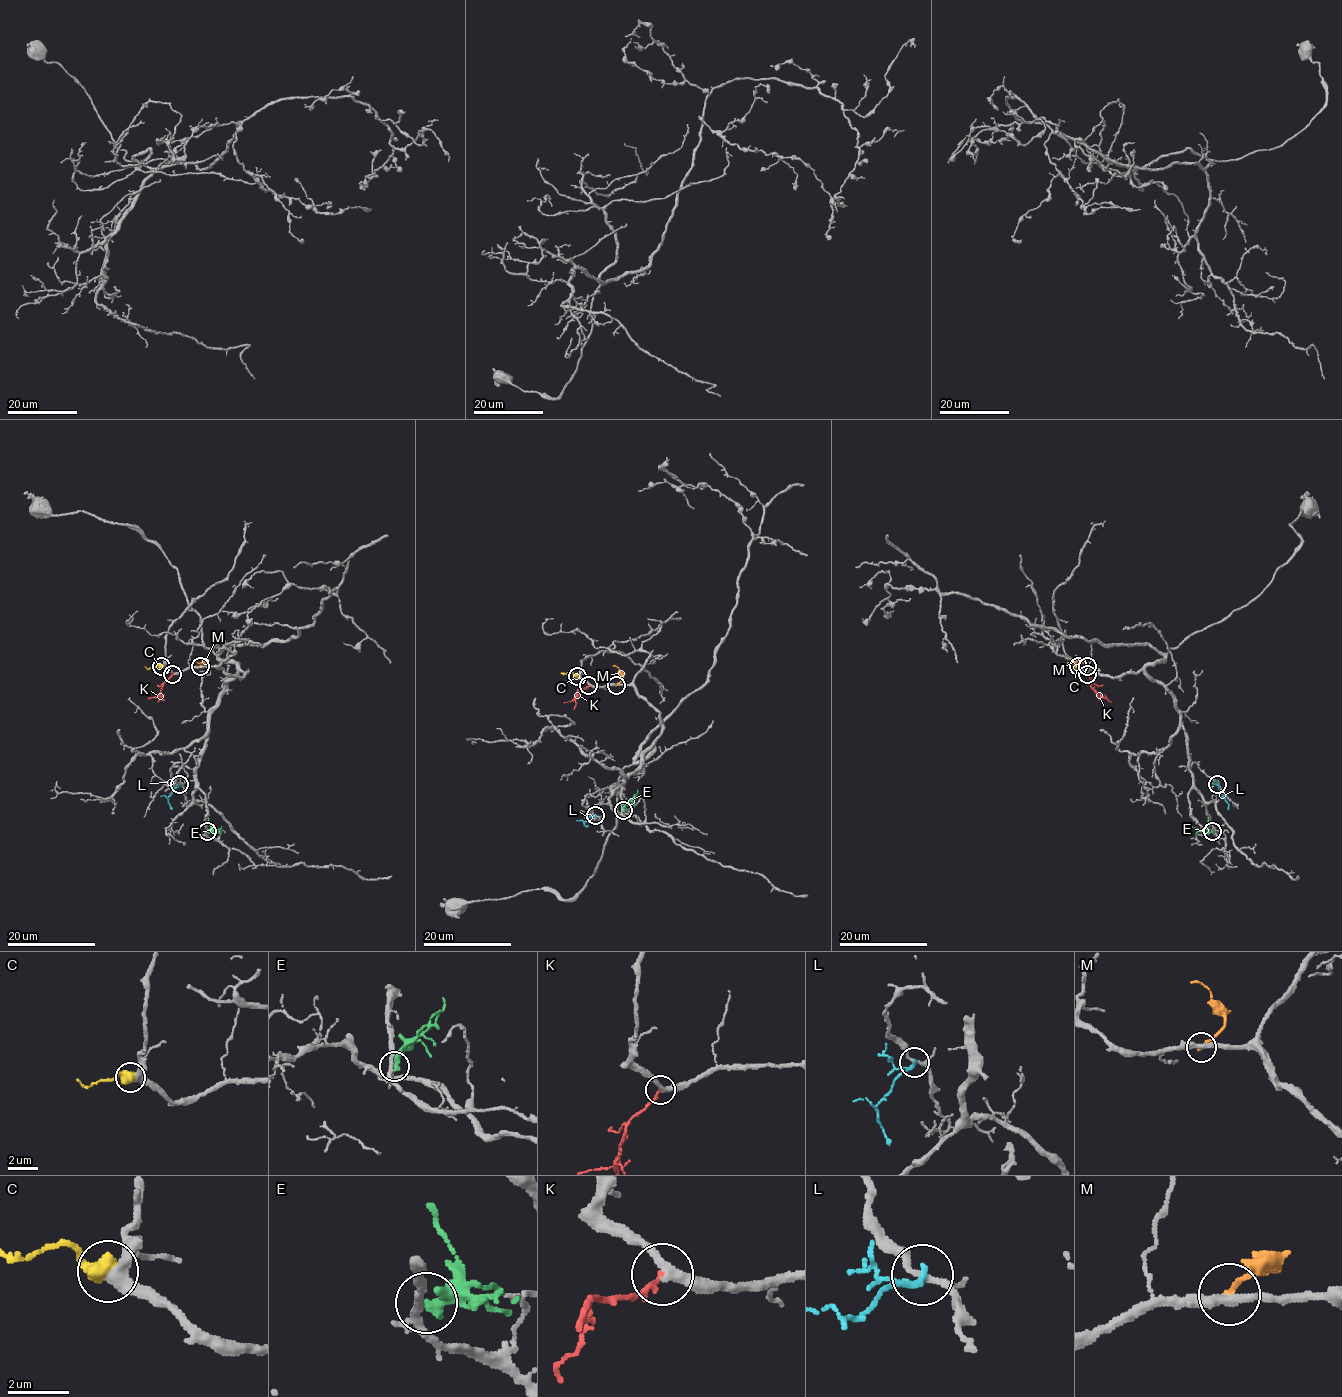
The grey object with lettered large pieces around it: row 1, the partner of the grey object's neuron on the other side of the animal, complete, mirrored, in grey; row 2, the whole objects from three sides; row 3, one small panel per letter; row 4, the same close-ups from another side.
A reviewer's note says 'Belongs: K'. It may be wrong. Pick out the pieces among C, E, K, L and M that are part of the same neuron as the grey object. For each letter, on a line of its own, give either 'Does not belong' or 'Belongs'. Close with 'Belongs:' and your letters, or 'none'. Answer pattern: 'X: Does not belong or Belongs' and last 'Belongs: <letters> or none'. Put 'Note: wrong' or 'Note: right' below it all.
C: Does not belong
E: Does not belong
K: Belongs
L: Does not belong
M: Does not belong
Belongs: K
Note: right

